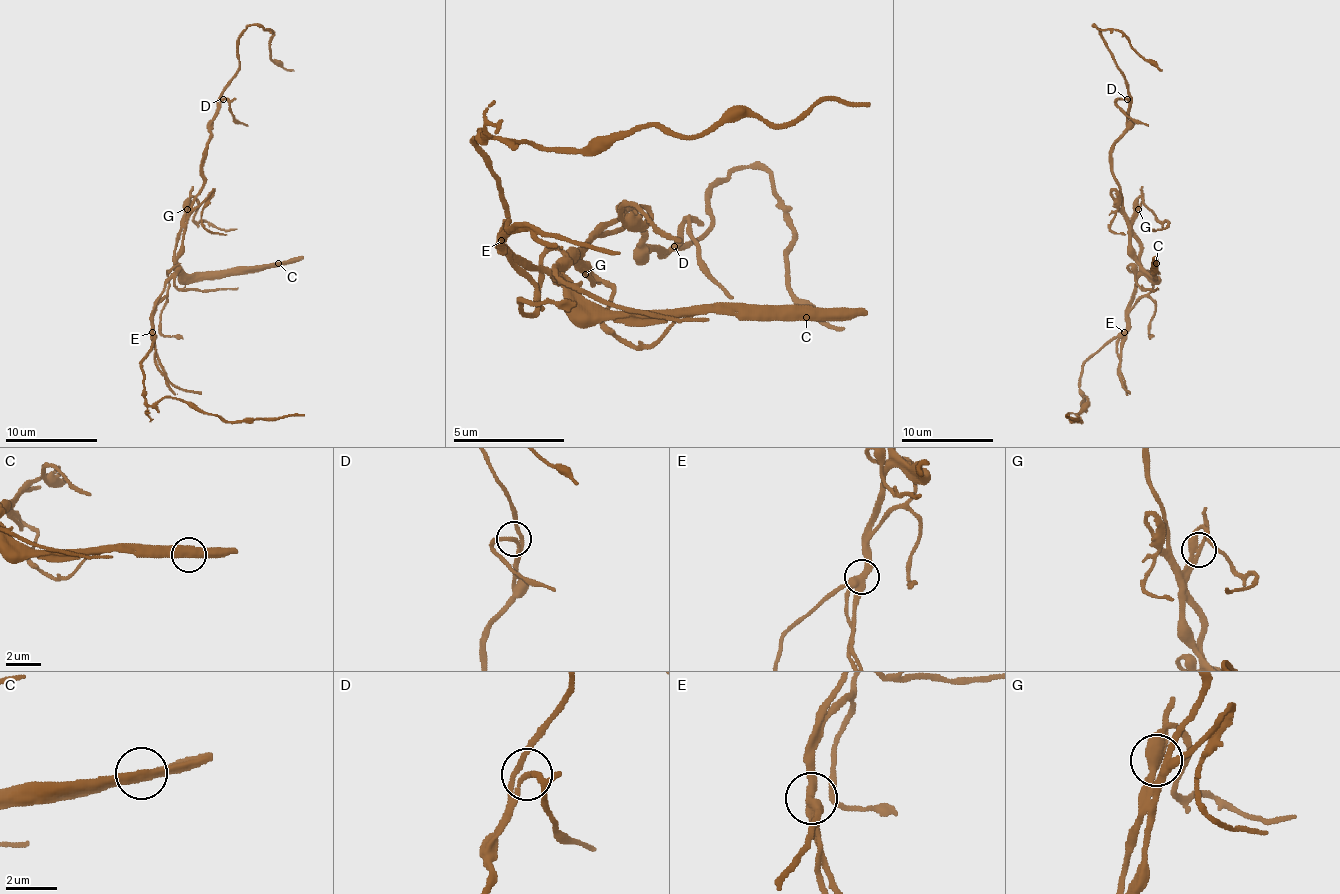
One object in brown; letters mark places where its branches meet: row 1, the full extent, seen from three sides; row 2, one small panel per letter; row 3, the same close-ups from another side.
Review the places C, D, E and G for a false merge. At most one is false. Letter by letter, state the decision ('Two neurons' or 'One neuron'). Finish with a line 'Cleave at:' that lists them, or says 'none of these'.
C: One neuron
D: One neuron
E: One neuron
G: One neuron
Cleave at: none of these

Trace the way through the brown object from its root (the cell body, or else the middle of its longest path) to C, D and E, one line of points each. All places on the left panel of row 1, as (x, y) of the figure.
C: (182, 248), (177, 264), (189, 275), (253, 273), (278, 264)
D: (182, 248), (182, 222), (203, 186), (205, 147), (216, 105), (223, 99)
E: (182, 248), (177, 273), (166, 284), (154, 307), (152, 332)

